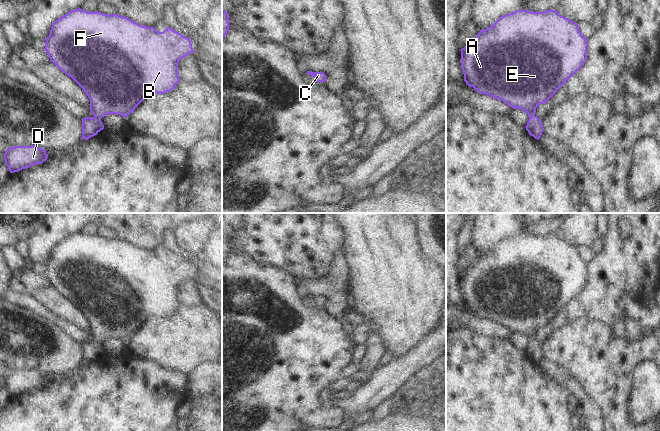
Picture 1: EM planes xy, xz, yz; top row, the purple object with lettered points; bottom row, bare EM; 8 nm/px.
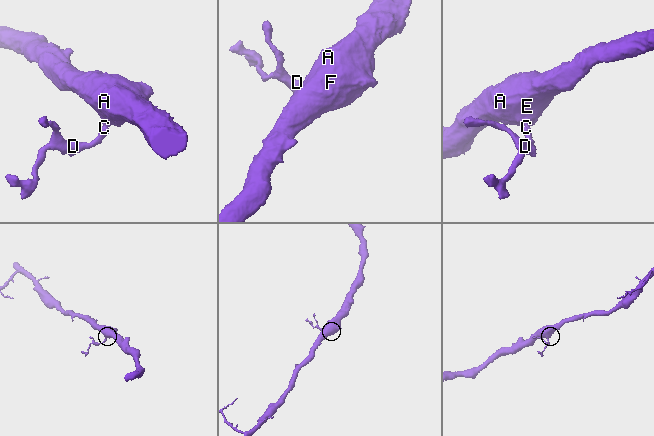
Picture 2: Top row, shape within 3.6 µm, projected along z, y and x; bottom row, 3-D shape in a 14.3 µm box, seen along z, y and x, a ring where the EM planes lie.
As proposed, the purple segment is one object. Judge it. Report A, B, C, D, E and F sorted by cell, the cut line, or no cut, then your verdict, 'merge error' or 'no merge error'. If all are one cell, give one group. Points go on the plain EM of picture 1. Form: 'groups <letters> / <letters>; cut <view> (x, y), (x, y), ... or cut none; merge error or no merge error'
groups A B C D E F; cut none; no merge error

